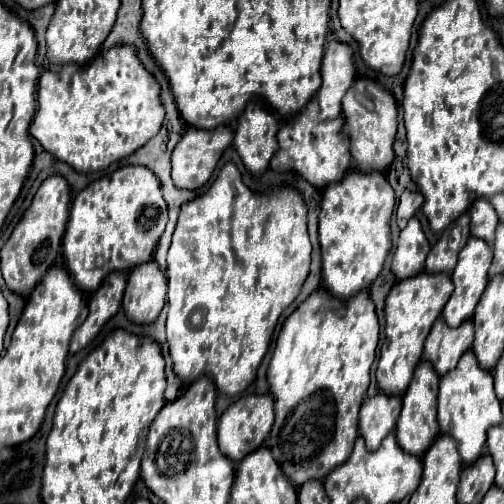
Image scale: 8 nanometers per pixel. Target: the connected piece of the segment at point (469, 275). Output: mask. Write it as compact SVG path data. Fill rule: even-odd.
M474 236L460 250L458 266L452 272L454 292L444 306L442 318L450 328L458 328L464 320L470 320L474 308L488 284L488 268L492 260L492 248Z

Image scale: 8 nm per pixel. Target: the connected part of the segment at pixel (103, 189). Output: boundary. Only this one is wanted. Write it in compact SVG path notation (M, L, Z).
M122 166L110 176L88 184L76 194L72 202L70 220L62 238L62 254L76 288L82 292L96 292L110 272L130 272L132 268L150 262L154 258L154 250L166 228L166 222L168 208L162 198L158 178L146 166Z

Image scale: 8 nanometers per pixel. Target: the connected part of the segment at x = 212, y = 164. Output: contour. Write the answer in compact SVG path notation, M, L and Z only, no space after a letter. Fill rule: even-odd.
M218 126L214 130L188 128L186 136L182 136L182 140L178 142L178 148L174 148L174 156L172 156L172 180L174 180L176 188L182 188L182 190L202 188L210 180L222 152L232 144L232 138L234 138L234 134L228 126Z

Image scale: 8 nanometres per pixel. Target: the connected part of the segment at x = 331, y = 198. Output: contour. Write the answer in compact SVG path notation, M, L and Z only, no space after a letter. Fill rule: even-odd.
M352 170L346 174L346 180L338 184L330 184L322 196L322 210L320 210L320 246L322 246L322 284L334 298L350 298L356 292L368 290L370 284L378 278L382 264L388 256L392 246L390 242L390 218L394 210L394 190L388 184L384 172L370 172L362 174Z

